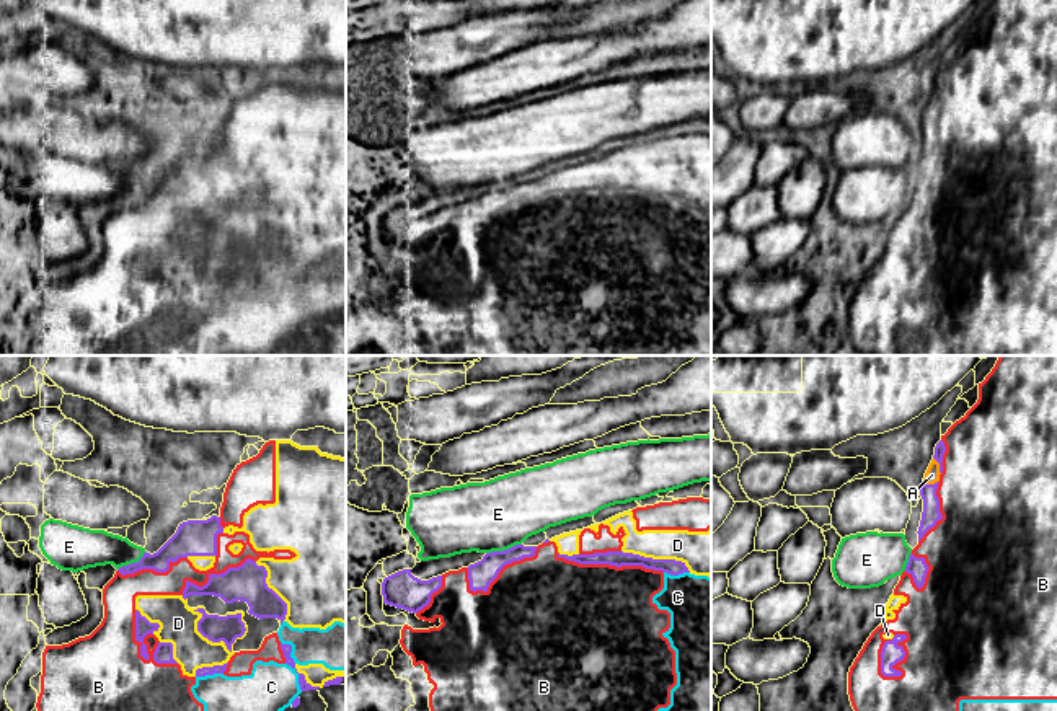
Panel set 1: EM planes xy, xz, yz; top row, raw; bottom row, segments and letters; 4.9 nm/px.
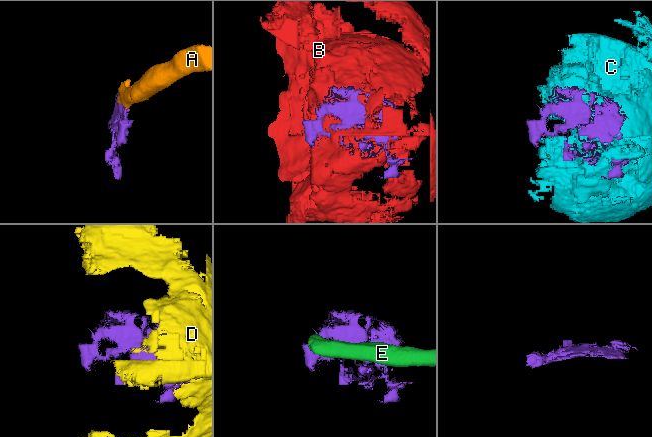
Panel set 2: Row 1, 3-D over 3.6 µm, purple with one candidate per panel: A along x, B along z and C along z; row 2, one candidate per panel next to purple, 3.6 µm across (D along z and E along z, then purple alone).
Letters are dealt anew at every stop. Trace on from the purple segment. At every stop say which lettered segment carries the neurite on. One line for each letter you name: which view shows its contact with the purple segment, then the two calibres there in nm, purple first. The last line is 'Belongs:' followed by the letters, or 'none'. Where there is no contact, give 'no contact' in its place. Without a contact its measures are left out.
A: meets purple in yz; 60 nm thick on the purple side, 70 nm on the other
Belongs: A

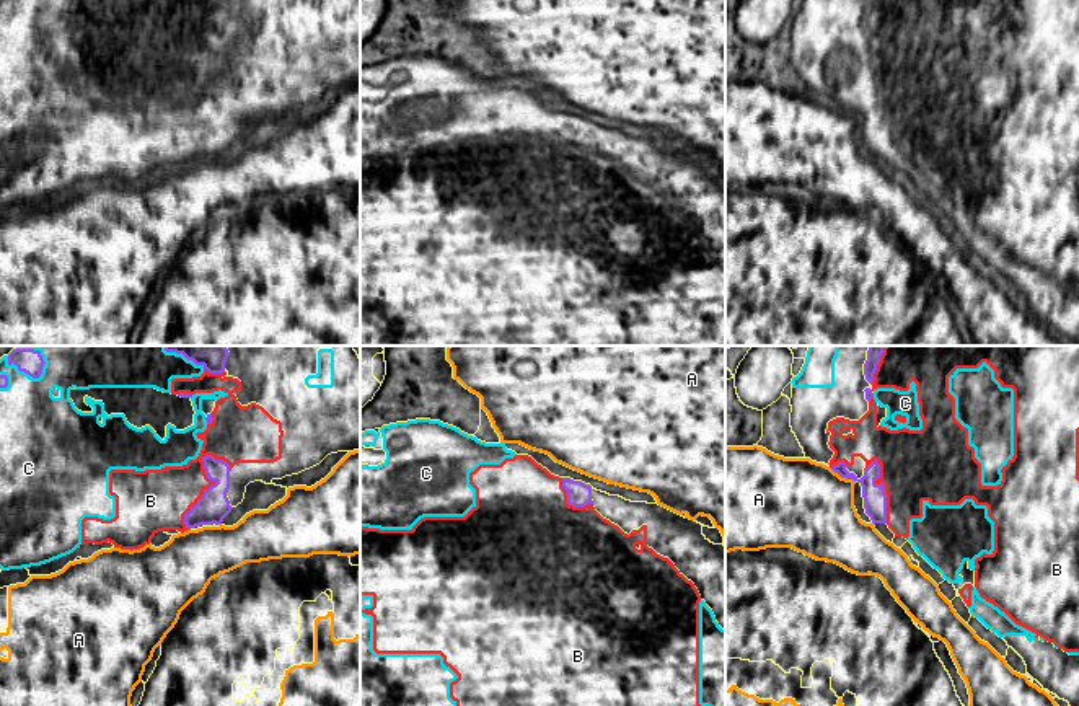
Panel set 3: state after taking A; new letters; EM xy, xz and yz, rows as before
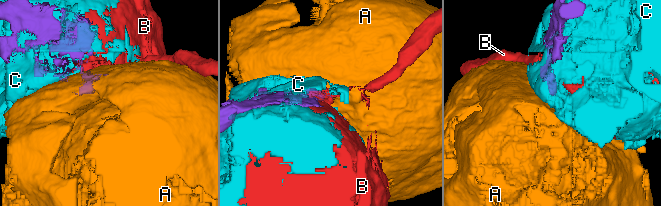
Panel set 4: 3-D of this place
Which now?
Belongs: none

